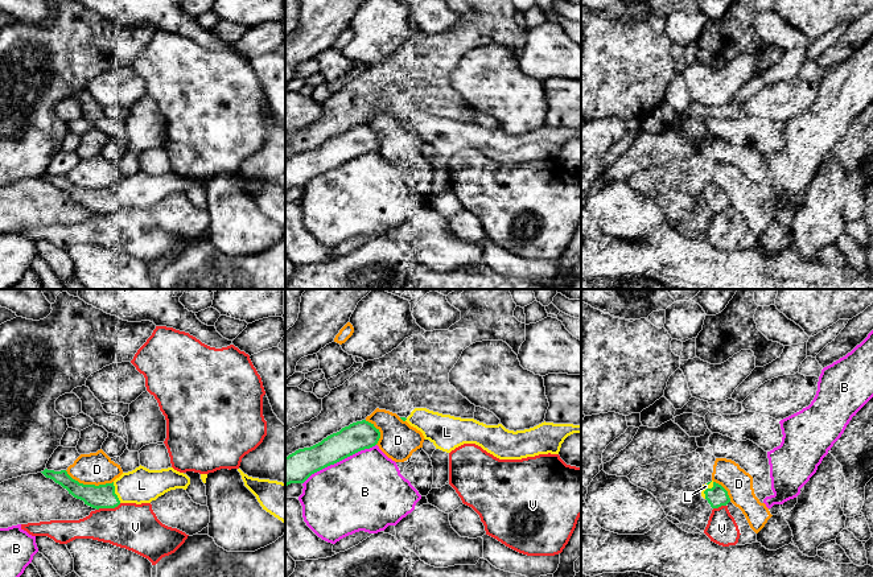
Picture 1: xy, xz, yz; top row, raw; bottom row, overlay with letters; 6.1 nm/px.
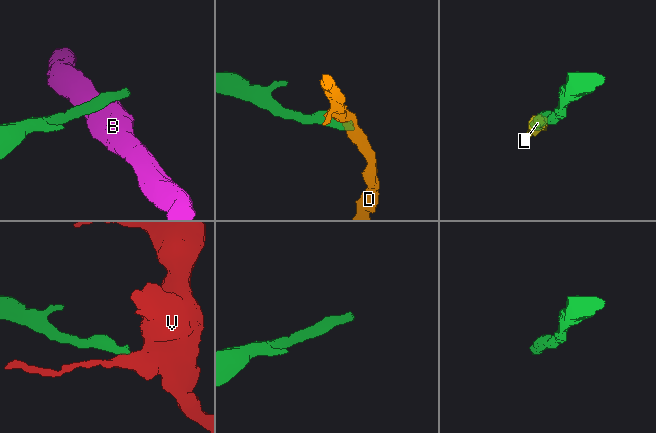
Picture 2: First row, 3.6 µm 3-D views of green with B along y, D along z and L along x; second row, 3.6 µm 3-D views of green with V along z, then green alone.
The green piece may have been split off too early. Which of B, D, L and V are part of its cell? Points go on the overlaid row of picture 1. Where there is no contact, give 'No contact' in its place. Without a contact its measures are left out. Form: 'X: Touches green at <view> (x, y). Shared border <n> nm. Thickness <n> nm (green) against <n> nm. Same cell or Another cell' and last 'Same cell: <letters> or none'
B: Touches green at xz (338, 461). Shared border 500 nm. Thickness 180 nm (green) against 480 nm. Another cell
D: Touches green at xy (89, 485). Shared border 300 nm. Thickness 140 nm (green) against 190 nm. Another cell
L: Touches green at xy (114, 493). Shared border 140 nm. Thickness 140 nm (green) against 220 nm. Same cell
V: Touches green at xy (108, 507). Shared border 160 nm. Thickness 140 nm (green) against 280 nm. Another cell
Same cell: L

